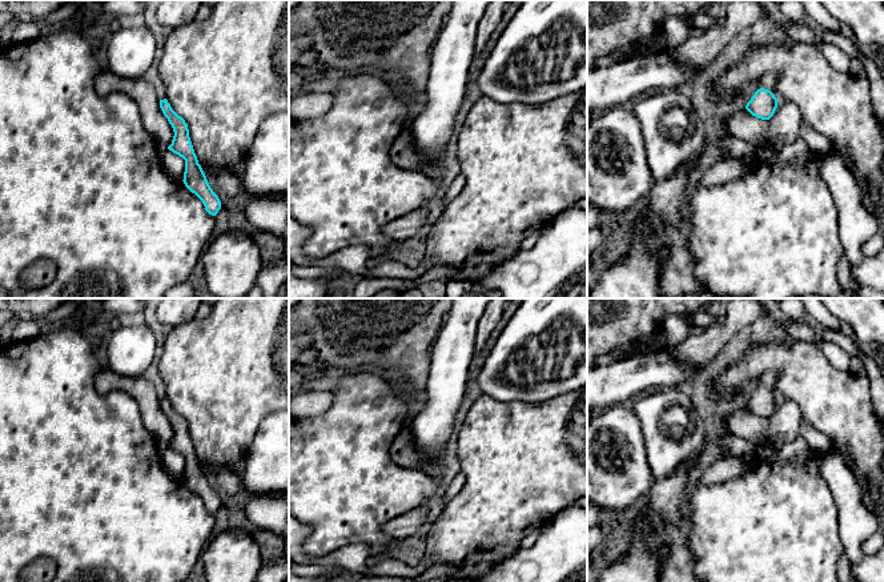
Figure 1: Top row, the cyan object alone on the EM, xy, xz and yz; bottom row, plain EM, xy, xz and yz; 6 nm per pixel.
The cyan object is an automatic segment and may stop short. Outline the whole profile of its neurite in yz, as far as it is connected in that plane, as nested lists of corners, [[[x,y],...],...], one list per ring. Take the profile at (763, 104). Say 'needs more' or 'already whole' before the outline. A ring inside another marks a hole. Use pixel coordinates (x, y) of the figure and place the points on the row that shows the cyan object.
needs more; [[[766,73],[760,79],[759,89],[747,103],[746,109],[755,117],[762,120],[770,120],[776,108],[777,108],[777,99],[771,92],[776,85],[777,76],[775,73]]]

